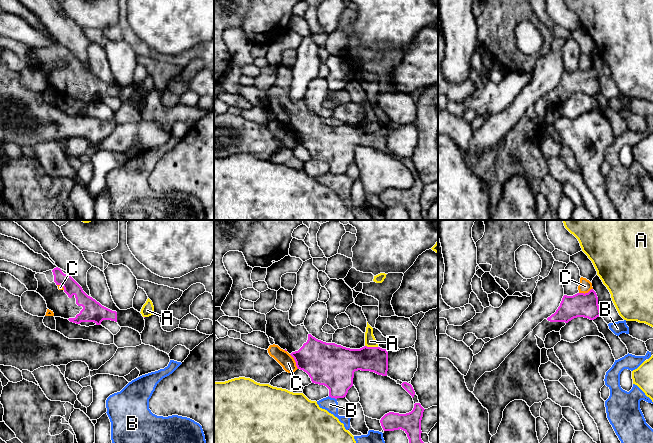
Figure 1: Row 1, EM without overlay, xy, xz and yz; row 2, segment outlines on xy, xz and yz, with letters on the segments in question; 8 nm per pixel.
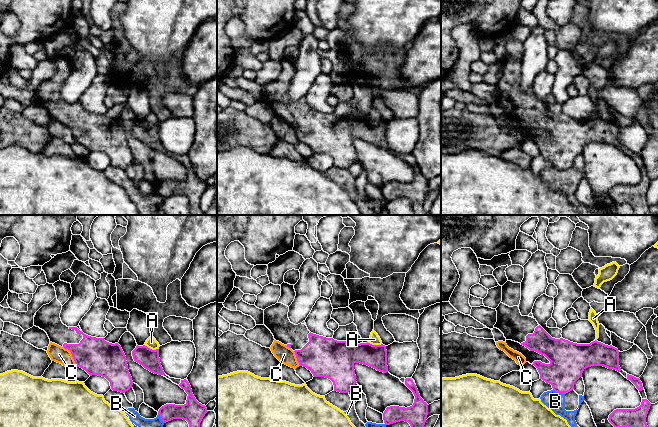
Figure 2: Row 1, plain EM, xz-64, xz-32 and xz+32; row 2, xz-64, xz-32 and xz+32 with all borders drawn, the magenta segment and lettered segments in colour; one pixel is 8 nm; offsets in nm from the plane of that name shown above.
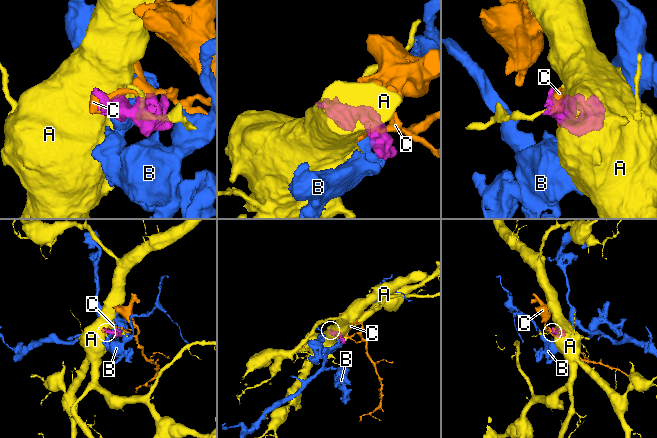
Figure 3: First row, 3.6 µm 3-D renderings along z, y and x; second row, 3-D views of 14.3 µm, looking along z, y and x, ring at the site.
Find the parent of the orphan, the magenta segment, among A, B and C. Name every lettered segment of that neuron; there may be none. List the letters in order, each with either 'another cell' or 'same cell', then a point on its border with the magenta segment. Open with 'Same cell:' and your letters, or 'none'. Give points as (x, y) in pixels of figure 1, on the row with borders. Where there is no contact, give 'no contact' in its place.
Same cell: none
A: another cell | xz (371, 347)
B: another cell | xz (332, 397)
C: another cell | xz (295, 361)

